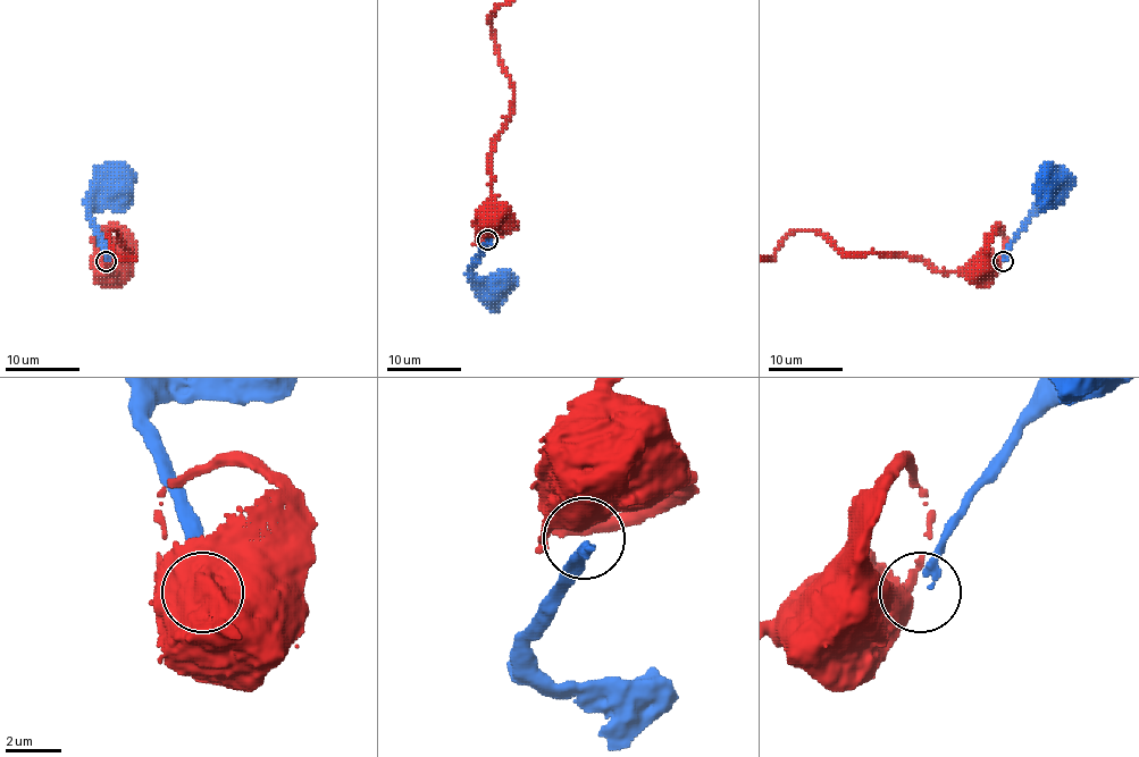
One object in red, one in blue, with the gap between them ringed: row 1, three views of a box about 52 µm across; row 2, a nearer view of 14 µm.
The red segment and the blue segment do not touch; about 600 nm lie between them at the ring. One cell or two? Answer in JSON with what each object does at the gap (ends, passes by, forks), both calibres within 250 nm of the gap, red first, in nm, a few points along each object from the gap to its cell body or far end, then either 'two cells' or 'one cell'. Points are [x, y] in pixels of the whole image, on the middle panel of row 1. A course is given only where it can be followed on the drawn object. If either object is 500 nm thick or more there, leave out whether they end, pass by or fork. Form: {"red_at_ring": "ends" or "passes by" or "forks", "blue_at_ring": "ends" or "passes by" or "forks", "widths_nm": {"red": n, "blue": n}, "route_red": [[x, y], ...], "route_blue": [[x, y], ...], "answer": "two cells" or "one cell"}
{"widths_nm": {"red": 800, "blue": 300}, "route_red": [[486, 237], [483, 217], [486, 213], [494, 217]], "route_blue": [[488, 241], [474, 267], [474, 275], [494, 288]], "answer": "two cells"}

